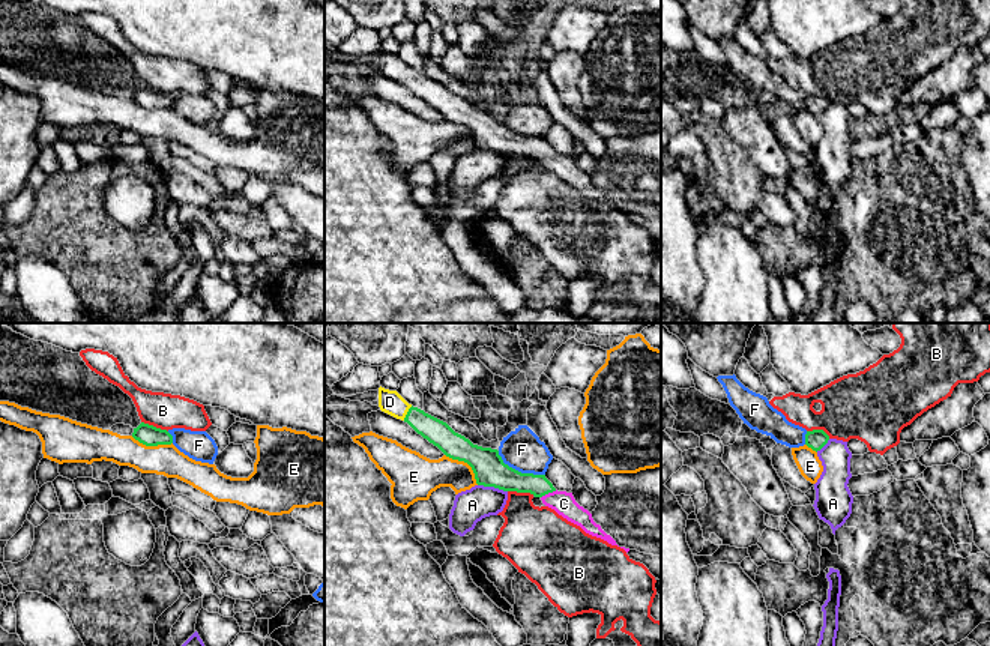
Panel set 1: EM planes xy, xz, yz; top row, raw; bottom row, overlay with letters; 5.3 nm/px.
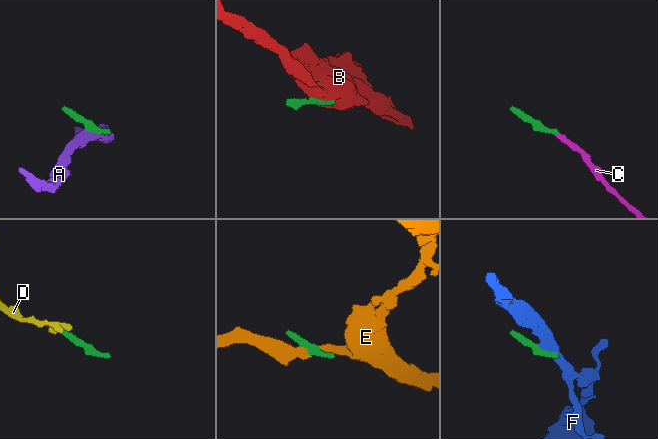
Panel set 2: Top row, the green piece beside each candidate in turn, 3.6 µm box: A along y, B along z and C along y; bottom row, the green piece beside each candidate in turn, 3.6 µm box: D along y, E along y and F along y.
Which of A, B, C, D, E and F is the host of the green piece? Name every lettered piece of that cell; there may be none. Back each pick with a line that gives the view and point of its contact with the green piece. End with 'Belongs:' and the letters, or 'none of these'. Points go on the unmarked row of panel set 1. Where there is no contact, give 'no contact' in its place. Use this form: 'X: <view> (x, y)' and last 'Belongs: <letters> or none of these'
C: xz (549, 155)
D: xz (407, 77)
Belongs: C, D

